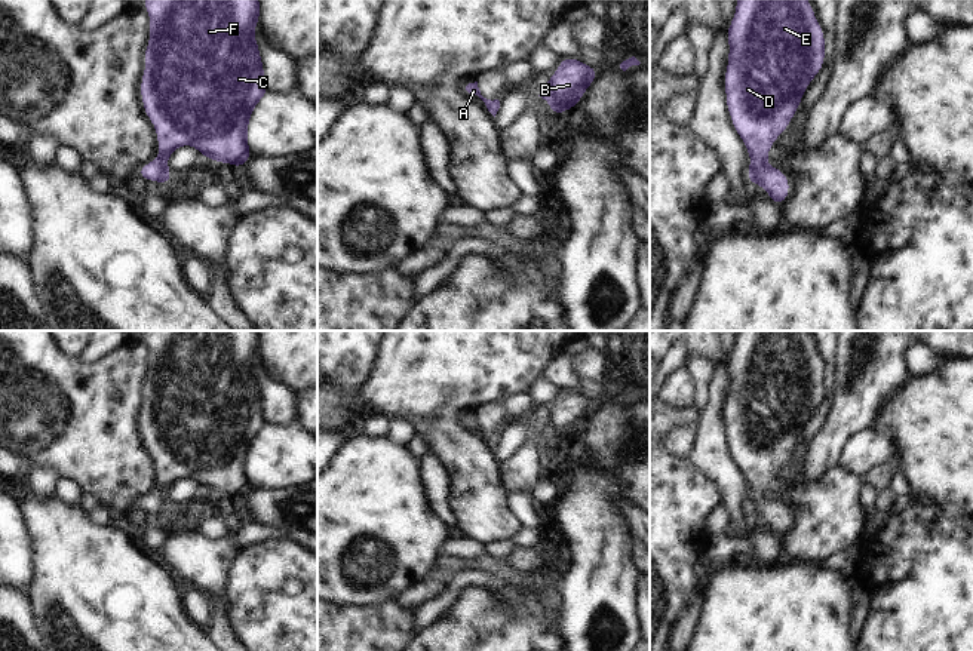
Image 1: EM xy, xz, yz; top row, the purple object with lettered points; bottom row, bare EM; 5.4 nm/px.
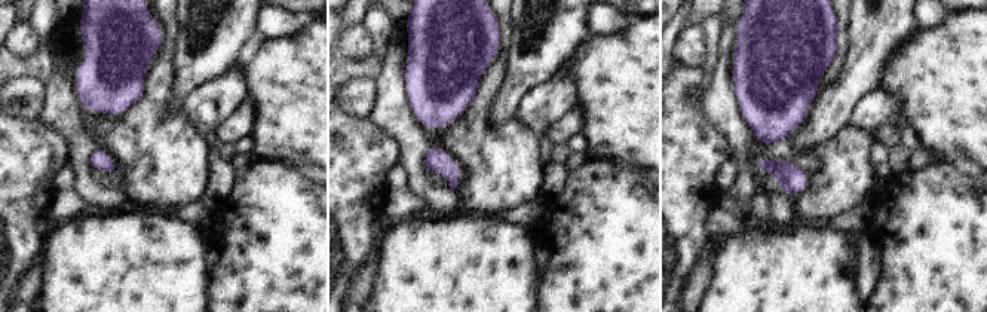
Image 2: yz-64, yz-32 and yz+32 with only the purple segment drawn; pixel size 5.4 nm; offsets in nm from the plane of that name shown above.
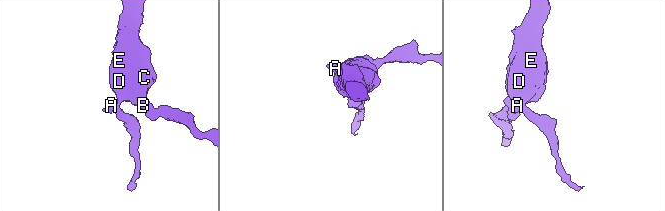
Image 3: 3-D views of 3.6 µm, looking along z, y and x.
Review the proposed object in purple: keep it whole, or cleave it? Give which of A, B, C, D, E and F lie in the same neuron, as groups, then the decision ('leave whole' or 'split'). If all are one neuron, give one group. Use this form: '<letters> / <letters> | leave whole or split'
A B C D E F | leave whole

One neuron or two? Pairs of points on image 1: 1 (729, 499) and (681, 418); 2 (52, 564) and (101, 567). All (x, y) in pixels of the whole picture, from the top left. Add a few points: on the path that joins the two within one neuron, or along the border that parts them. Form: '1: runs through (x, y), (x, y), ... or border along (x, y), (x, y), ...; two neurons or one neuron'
1: border along (703, 408), (696, 421); two neurons
2: runs through (64, 564), (89, 567); one neuron

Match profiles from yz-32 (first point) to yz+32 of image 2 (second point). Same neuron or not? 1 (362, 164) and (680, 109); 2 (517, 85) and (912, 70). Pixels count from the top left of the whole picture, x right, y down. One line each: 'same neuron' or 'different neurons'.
1: same neuron
2: different neurons

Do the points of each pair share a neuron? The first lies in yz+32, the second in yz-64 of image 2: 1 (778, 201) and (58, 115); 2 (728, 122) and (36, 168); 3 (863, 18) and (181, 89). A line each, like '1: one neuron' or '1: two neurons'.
1: one neuron
2: two neurons
3: one neuron

